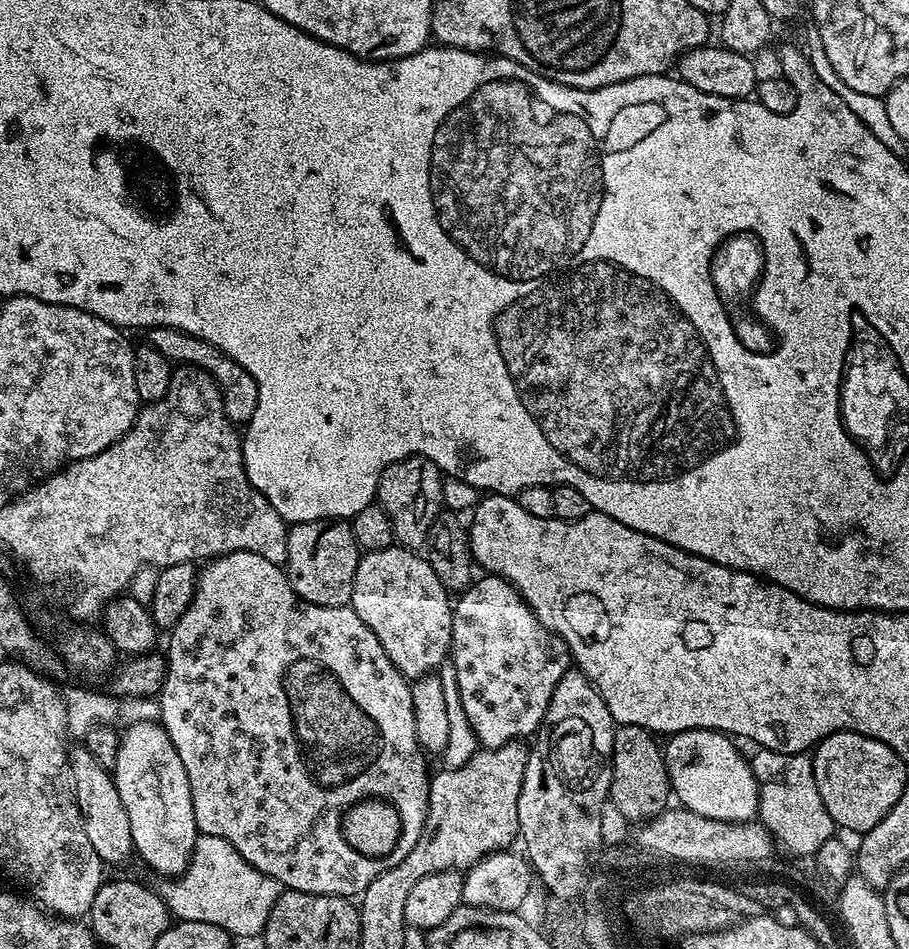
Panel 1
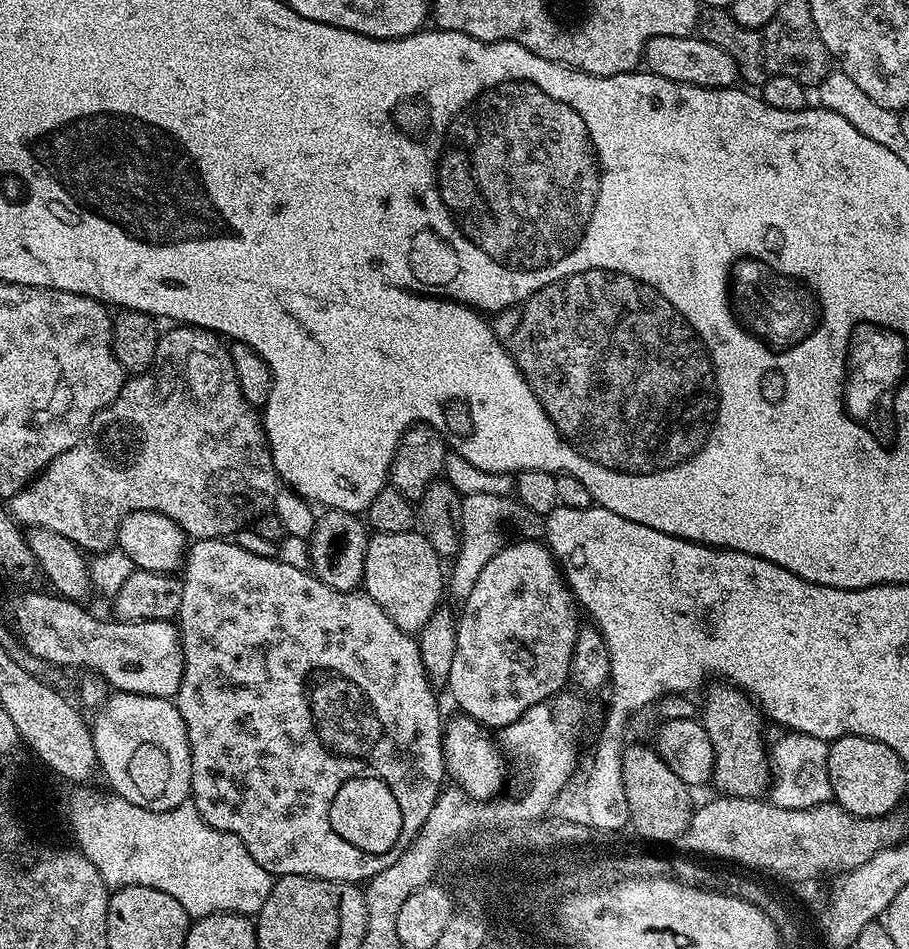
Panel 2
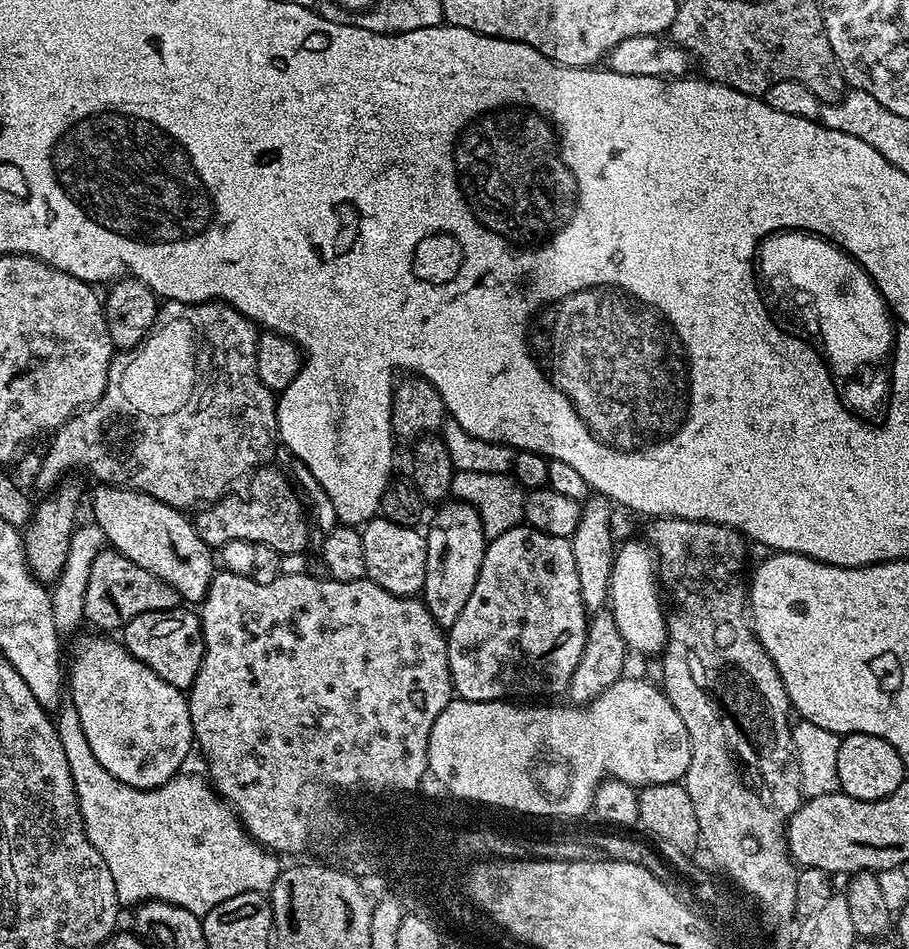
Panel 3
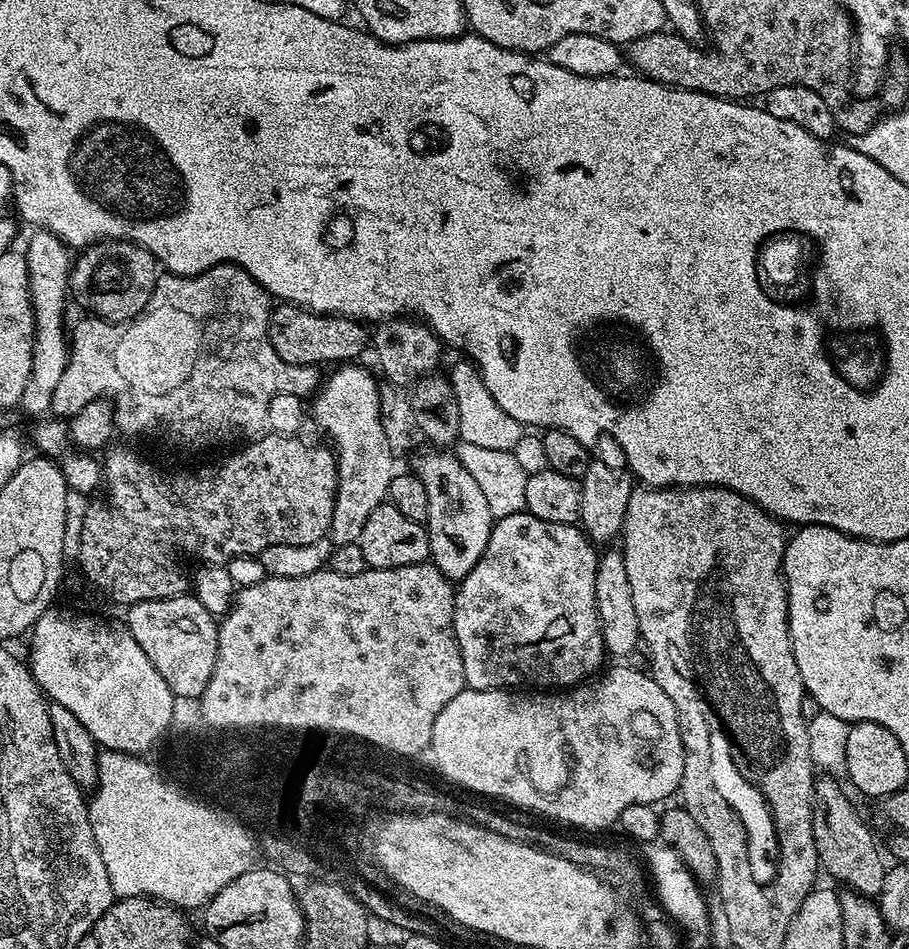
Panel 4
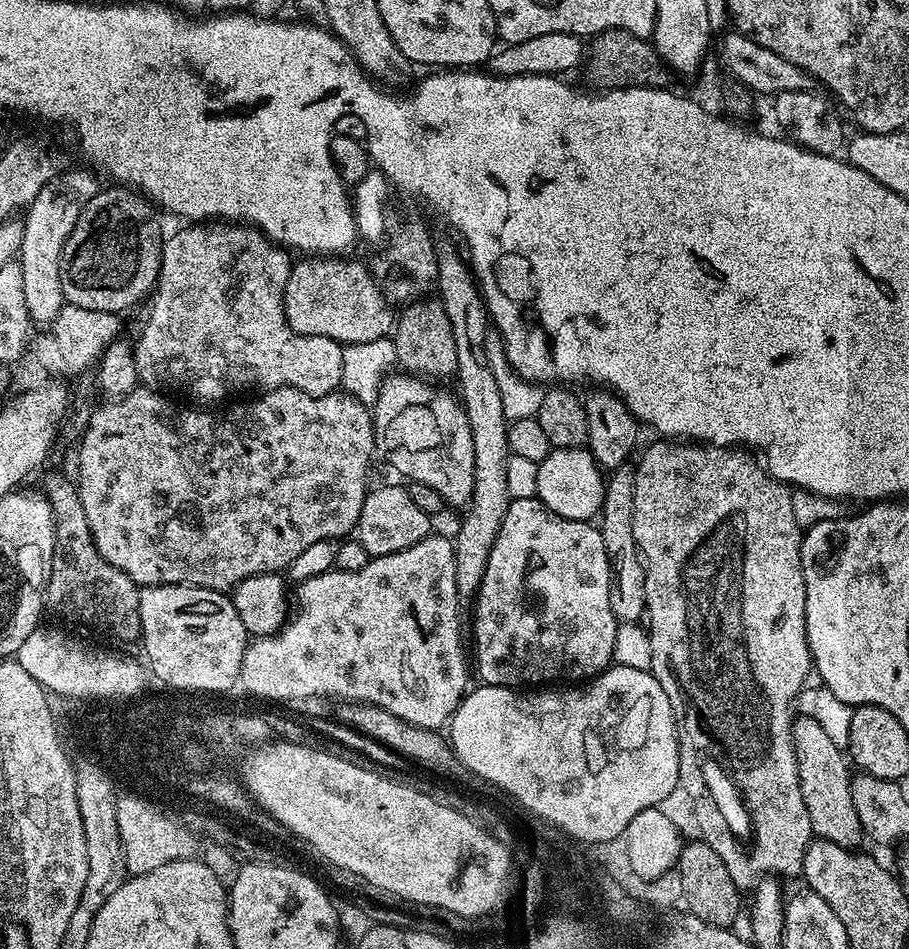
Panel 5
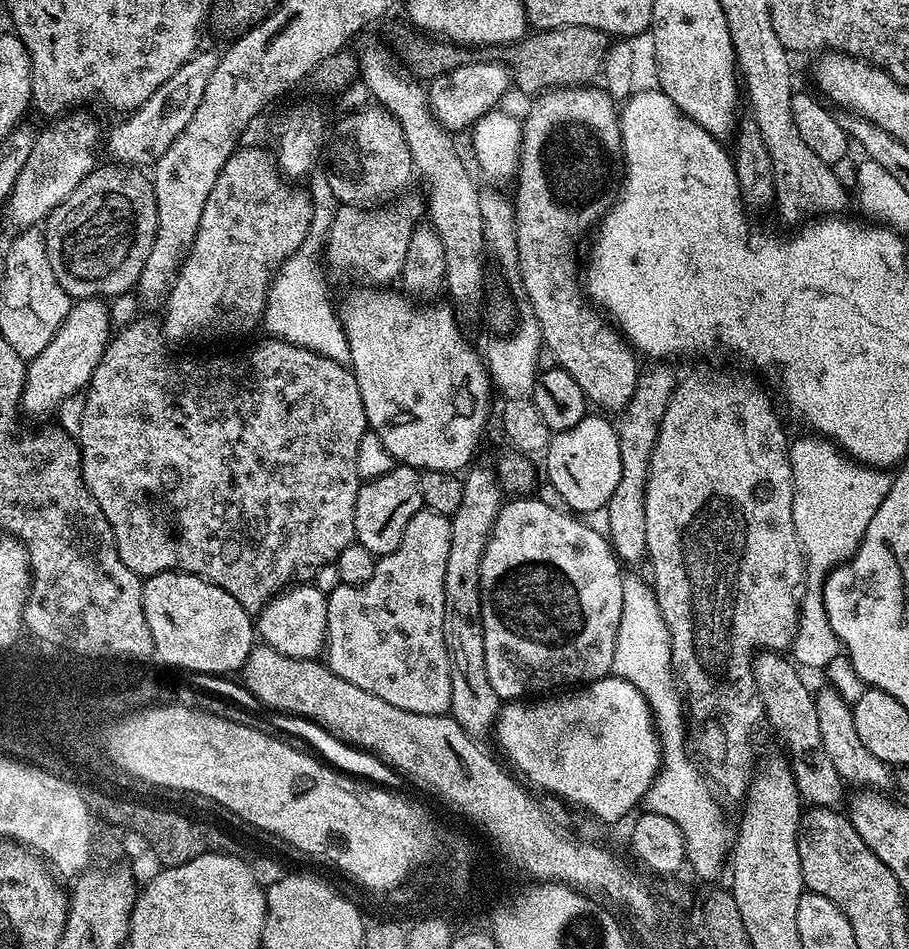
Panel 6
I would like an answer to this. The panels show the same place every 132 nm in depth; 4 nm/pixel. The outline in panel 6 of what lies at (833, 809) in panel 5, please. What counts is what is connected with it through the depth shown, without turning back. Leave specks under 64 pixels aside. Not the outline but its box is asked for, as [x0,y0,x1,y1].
[752,650,842,809]

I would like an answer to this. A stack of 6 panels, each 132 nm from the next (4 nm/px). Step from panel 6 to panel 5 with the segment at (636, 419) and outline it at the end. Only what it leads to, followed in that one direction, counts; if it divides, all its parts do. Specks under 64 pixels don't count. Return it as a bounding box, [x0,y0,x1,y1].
[598,463,646,624]

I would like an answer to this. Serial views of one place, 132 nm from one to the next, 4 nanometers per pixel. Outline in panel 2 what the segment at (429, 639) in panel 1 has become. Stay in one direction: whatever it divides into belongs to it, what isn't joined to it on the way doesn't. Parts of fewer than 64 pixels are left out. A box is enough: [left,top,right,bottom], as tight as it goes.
[362,530,446,634]

